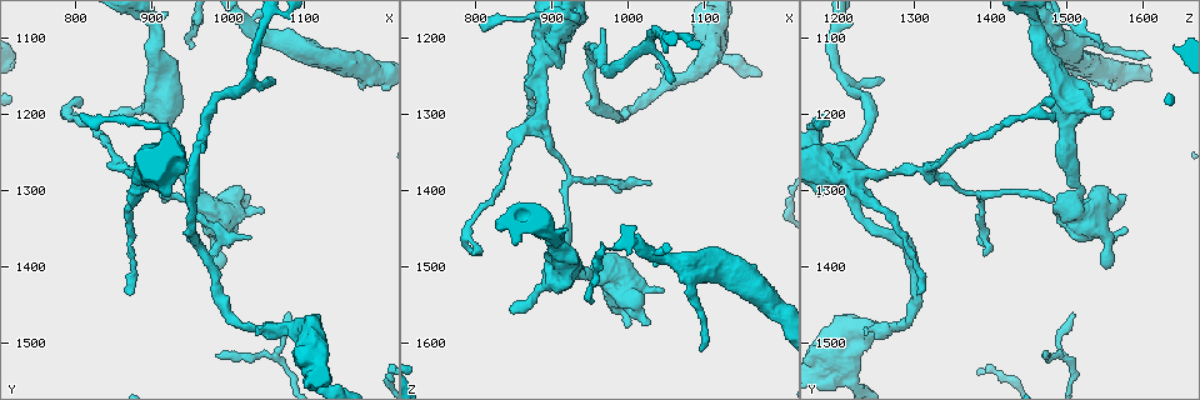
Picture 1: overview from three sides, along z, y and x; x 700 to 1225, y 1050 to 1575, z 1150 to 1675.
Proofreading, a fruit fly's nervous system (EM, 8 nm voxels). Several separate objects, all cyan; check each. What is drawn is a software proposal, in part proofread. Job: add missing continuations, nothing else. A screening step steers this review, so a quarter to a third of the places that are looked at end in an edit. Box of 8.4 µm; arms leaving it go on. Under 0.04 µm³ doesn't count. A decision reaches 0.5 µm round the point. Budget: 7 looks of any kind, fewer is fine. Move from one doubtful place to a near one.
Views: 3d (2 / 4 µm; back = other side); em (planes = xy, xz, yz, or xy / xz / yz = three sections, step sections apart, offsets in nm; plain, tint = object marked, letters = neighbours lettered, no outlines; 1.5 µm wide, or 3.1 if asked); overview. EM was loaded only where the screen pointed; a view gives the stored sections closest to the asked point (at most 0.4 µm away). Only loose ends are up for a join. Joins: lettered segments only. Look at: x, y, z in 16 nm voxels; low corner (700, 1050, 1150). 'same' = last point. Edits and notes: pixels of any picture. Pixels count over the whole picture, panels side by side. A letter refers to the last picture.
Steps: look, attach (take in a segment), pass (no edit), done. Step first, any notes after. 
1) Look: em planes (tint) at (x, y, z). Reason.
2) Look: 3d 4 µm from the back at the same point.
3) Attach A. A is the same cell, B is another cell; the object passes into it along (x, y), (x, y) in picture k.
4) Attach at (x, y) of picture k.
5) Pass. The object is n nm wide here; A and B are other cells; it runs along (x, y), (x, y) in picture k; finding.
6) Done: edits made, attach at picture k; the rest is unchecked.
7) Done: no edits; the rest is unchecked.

Look: em xy step 8 (tint) at (1000, 1350, 1580). Free end.

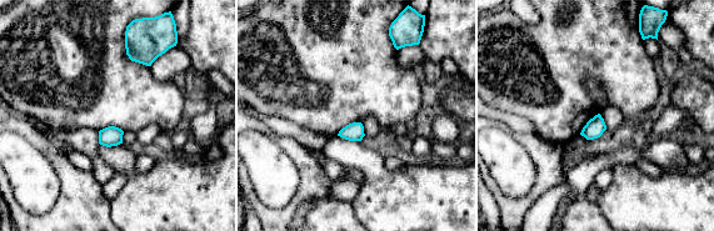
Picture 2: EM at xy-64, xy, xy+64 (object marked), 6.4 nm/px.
Look: em planes (letters) at the same point.

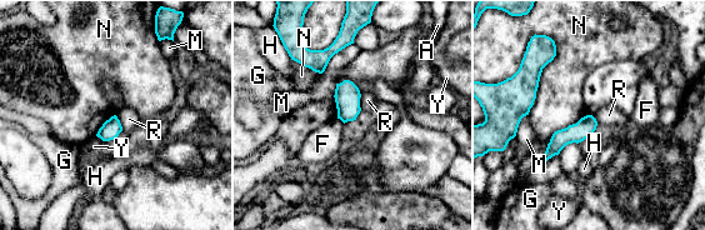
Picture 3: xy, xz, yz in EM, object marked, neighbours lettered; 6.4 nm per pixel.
Pass. The object is 120 nm wide here; A, F, G, H, M, N, R and Y are other cells; no lettered segment goes on from it.

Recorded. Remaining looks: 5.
Look: 3d 4 µm at (1090, 1125, 1610). Free end.

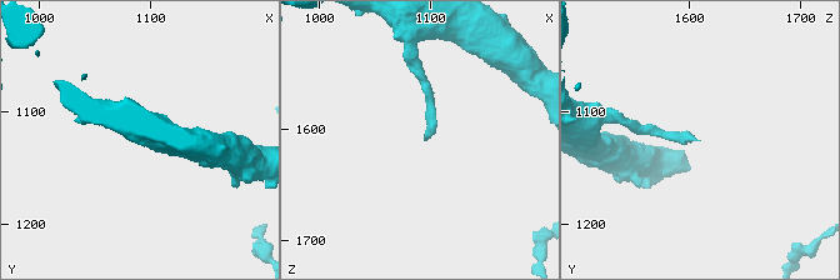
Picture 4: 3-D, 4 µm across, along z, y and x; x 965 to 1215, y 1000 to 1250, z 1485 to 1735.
Look: em planes (letters) at the same point.

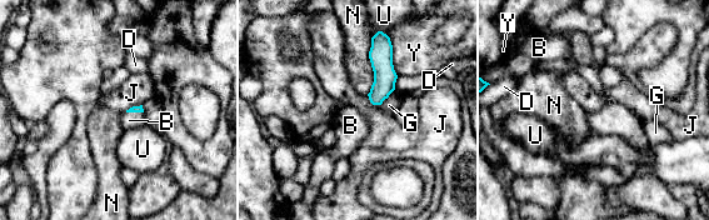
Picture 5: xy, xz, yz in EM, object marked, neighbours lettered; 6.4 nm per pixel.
Attach B. B is the same cell, D, G, J, N, U and Y are other cells; it goes on there.

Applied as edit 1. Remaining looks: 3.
Look: em xz step 4 (tint) at (845, 1205, 1555). Thin end.

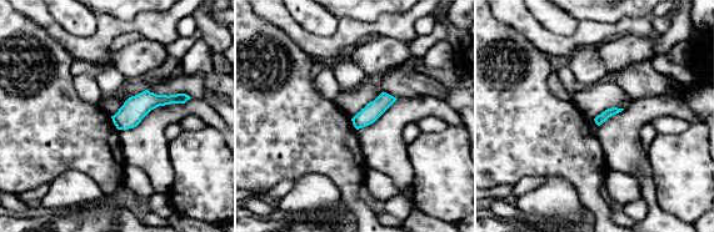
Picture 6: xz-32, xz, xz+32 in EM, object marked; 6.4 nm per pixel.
Look: em planes (letters) at the same point. Another direction.

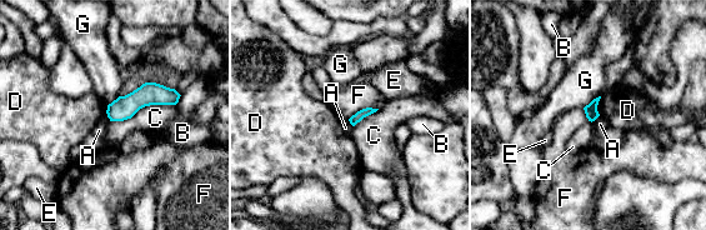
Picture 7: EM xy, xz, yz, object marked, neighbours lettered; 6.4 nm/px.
Pass. A, B, C, D, E, F and G are other cells; it runs along (175, 95), (144, 95), (110, 114) in picture 7; none of them fits.

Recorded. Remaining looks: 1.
Done: edits made, attach at picture 5; the rest is unchecked.

